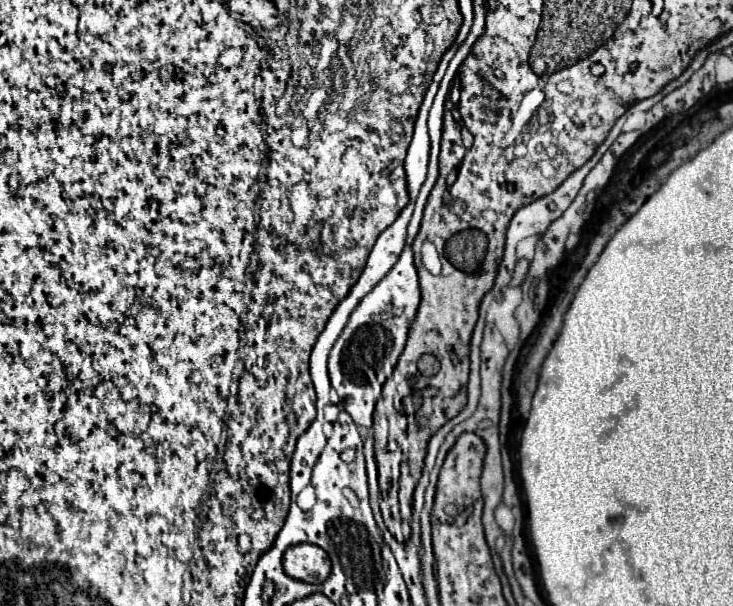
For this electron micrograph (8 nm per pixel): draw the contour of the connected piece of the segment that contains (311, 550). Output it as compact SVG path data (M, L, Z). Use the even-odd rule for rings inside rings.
M312 543L288 547L282 555L282 565L290 577L306 583L318 583L330 575L330 559L326 551Z

